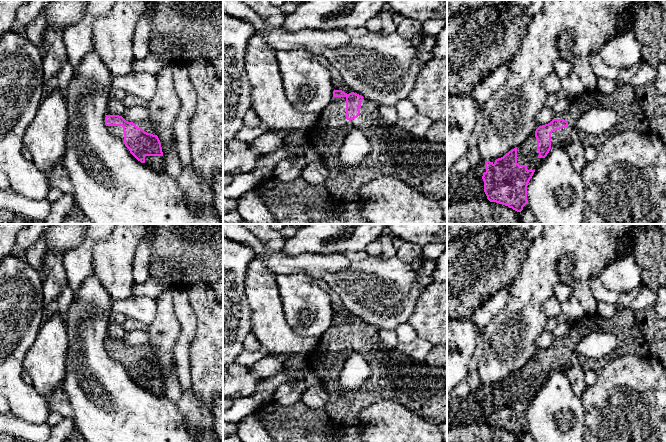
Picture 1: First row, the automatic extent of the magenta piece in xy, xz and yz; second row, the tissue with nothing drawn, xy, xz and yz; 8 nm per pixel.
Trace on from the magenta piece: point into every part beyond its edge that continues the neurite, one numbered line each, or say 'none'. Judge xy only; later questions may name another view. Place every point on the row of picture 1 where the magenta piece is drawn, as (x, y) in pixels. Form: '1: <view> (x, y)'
1: xy (117, 131)

